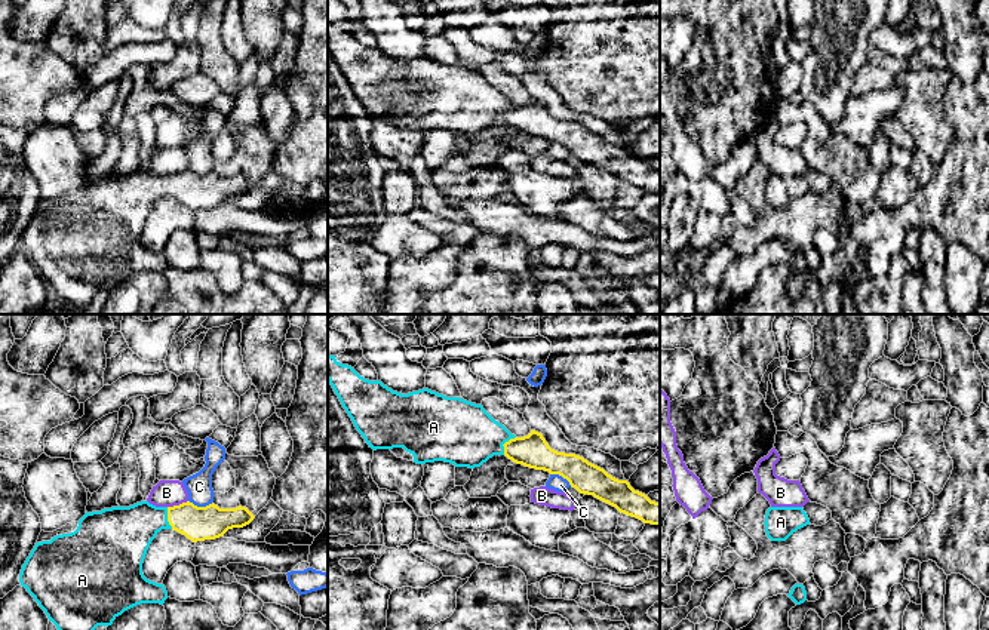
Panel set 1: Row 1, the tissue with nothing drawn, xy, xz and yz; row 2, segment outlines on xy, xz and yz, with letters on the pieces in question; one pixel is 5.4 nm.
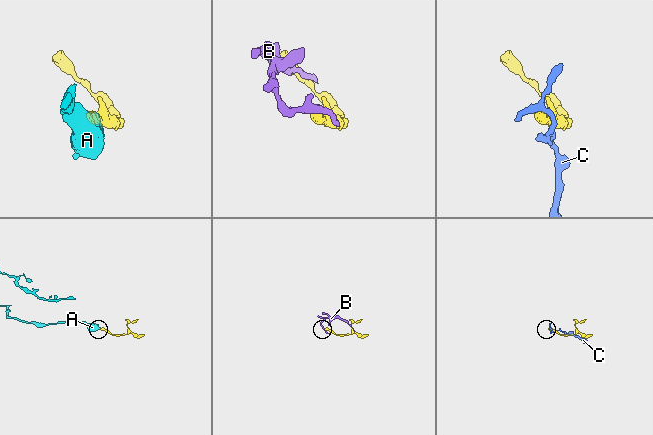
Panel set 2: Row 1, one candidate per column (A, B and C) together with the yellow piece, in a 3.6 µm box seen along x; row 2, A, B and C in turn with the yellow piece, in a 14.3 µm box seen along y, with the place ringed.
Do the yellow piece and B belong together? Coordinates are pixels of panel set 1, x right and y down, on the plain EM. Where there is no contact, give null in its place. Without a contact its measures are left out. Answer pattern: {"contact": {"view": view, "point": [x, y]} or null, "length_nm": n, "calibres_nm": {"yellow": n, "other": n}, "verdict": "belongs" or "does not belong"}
{"contact": {"view": "xy", "point": [177, 174]}, "length_nm": 120, "calibres_nm": {"yellow": 190, "other": 140}, "verdict": "does not belong"}

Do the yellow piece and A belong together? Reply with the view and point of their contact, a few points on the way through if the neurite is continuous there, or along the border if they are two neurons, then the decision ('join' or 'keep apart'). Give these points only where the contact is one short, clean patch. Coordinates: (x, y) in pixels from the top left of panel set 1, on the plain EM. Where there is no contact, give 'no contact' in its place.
meets yellow in xz at (504, 111); join

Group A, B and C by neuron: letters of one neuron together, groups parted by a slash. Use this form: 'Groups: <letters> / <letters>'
Groups: A / B / C

